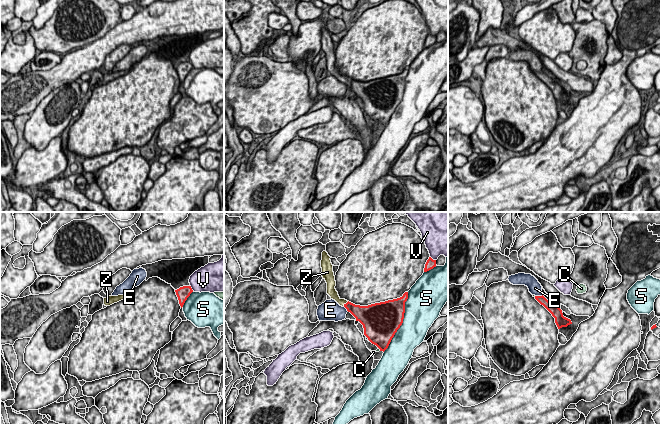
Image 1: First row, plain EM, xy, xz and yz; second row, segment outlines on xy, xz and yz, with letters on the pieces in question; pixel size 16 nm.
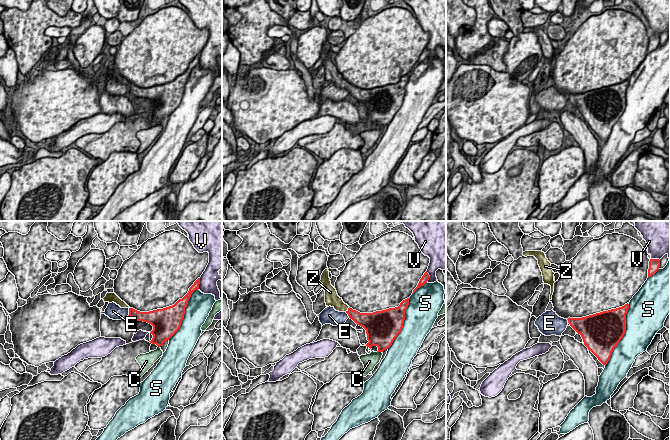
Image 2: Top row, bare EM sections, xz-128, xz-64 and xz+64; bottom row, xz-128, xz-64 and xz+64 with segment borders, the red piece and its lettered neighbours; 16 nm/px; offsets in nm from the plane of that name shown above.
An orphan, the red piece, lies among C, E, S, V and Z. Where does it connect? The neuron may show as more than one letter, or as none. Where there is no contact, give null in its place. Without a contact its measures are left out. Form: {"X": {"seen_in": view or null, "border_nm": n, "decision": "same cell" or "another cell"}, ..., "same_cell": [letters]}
{"C": {"seen_in": "xz", "border_nm": 70, "decision": "another cell"}, "E": {"seen_in": "yz", "border_nm": 130, "decision": "another cell"}, "S": {"seen_in": "xz", "border_nm": 1050, "decision": "another cell"}, "V": {"seen_in": "xy", "border_nm": 110, "decision": "another cell"}, "Z": {"seen_in": "xz", "border_nm": 130, "decision": "same cell"}, "same_cell": ["Z"]}

